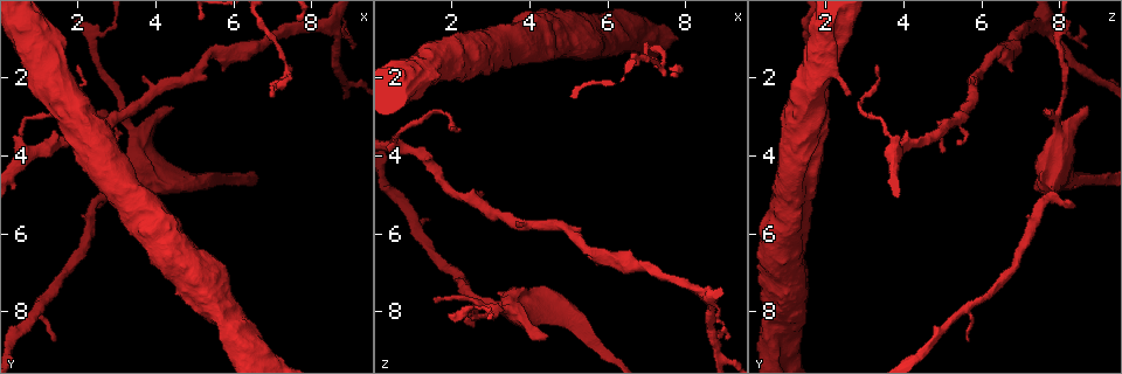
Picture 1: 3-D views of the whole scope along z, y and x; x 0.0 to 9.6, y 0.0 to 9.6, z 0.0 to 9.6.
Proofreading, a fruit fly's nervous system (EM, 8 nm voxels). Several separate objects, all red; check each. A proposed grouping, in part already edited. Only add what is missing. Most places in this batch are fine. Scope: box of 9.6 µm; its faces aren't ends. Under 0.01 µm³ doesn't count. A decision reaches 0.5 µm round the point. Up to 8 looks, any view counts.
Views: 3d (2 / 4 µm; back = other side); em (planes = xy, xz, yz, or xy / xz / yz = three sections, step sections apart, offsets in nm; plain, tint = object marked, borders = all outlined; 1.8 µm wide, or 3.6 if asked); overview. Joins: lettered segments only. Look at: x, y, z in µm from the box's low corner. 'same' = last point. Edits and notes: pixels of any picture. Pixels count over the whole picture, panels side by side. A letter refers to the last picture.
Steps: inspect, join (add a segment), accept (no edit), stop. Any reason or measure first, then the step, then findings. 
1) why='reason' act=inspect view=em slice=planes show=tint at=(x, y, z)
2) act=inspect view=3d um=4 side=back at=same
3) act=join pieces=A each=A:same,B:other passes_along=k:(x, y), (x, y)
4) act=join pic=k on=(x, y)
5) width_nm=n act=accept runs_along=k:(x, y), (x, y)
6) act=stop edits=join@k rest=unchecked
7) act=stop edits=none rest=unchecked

why='abrupt turn' act=inspect view=3d um=4 at=(7.25, 2.15, 1.65)

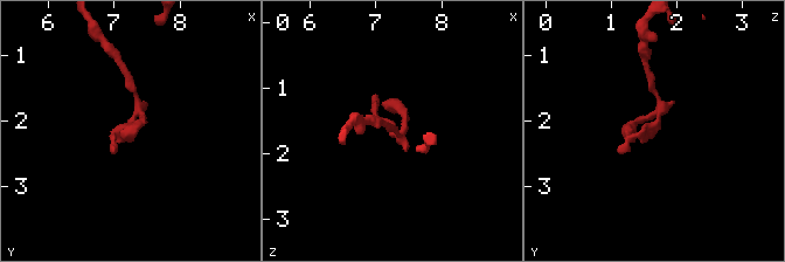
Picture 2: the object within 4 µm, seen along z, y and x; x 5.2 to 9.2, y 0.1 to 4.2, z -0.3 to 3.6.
act=inspect view=em slice=yz step=16 show=plain at=(7.30, 2.05, 1.65)

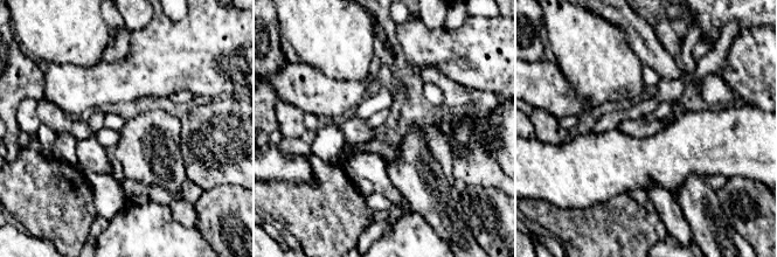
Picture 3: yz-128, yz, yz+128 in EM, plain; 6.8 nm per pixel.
act=inspect view=em slice=yz step=16 show=borders at=same

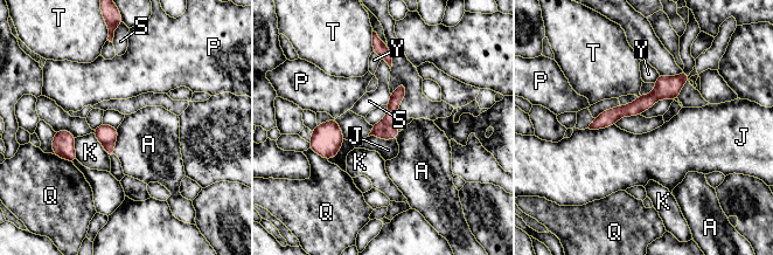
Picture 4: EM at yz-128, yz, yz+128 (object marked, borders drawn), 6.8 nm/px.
width_nm=20 act=accept each=A:other,J:other,K:other,P:other,Q:other,S:other,T:other,Y:other runs_along=4:(686, 76), (592, 126) found='none of them fits'

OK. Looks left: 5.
why='free end' act=inspect view=3d um=2 at=(4.50, 2.75, 8.60)

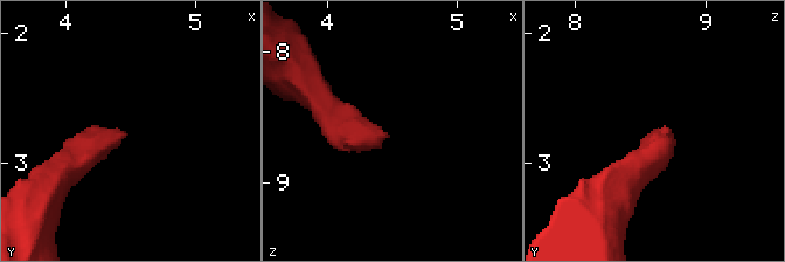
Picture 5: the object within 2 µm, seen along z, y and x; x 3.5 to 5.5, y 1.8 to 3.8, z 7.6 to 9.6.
why='shape alone is not enough' act=inspect view=em slice=yz step=8 show=tint at=(4.46, 2.76, 8.60)

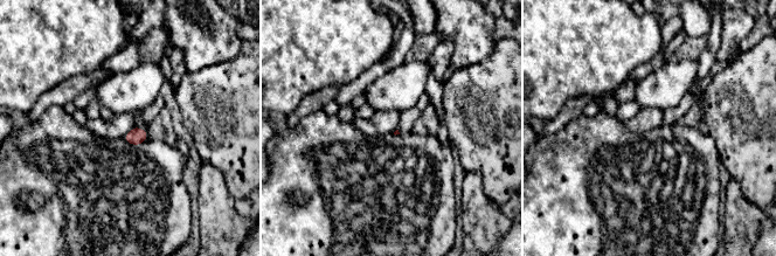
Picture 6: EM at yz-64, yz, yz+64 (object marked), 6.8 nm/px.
act=inspect view=em slice=planes show=borders at=same

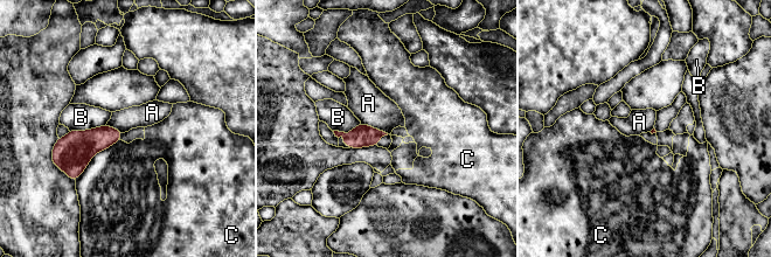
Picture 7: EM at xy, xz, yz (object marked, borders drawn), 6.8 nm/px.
act=accept each=A:other,B:other,C:other border=7:(360, 120), (388, 133) found='none of them fits'

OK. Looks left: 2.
why='branch stops here' act=inspect view=em slice=planes show=borders at=(2.50, 5.30, 8.35)

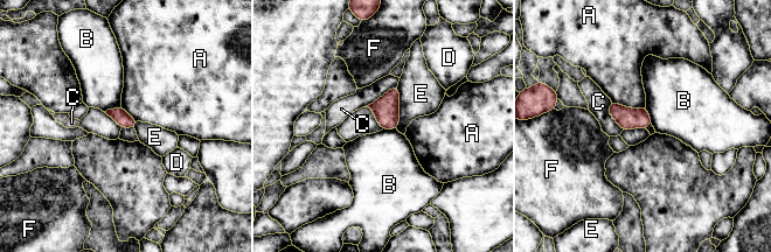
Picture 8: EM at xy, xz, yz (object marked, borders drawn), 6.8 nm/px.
act=accept each=A:other,B:other,C:other,D:other,E:other,F:other border=8:(645, 107), (652, 124) found='none of them fits'

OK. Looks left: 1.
act=stop edits=none rest=unchecked

